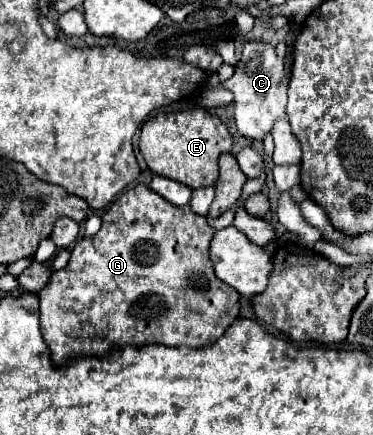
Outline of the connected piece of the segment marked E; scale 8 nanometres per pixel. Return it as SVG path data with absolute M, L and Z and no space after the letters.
M201 107L177 113L159 113L141 127L139 139L139 151L153 173L185 183L191 189L215 185L219 175L217 159L221 153L231 151L231 145L233 139L227 127L219 121L219 117Z

